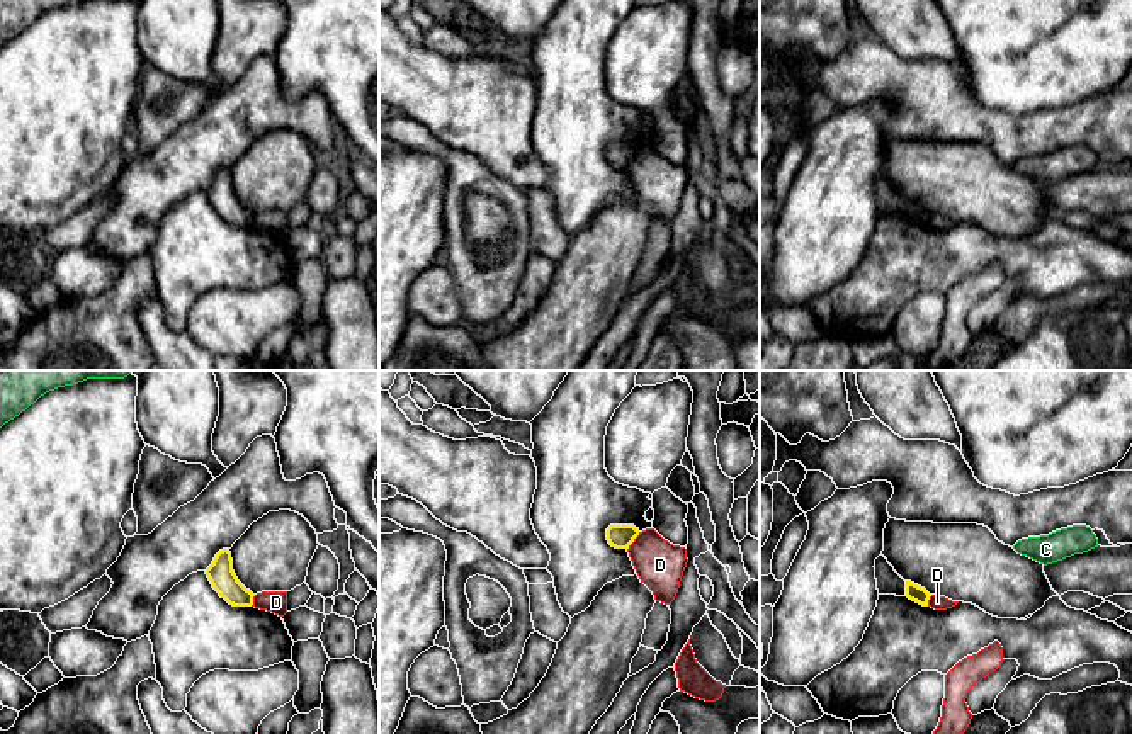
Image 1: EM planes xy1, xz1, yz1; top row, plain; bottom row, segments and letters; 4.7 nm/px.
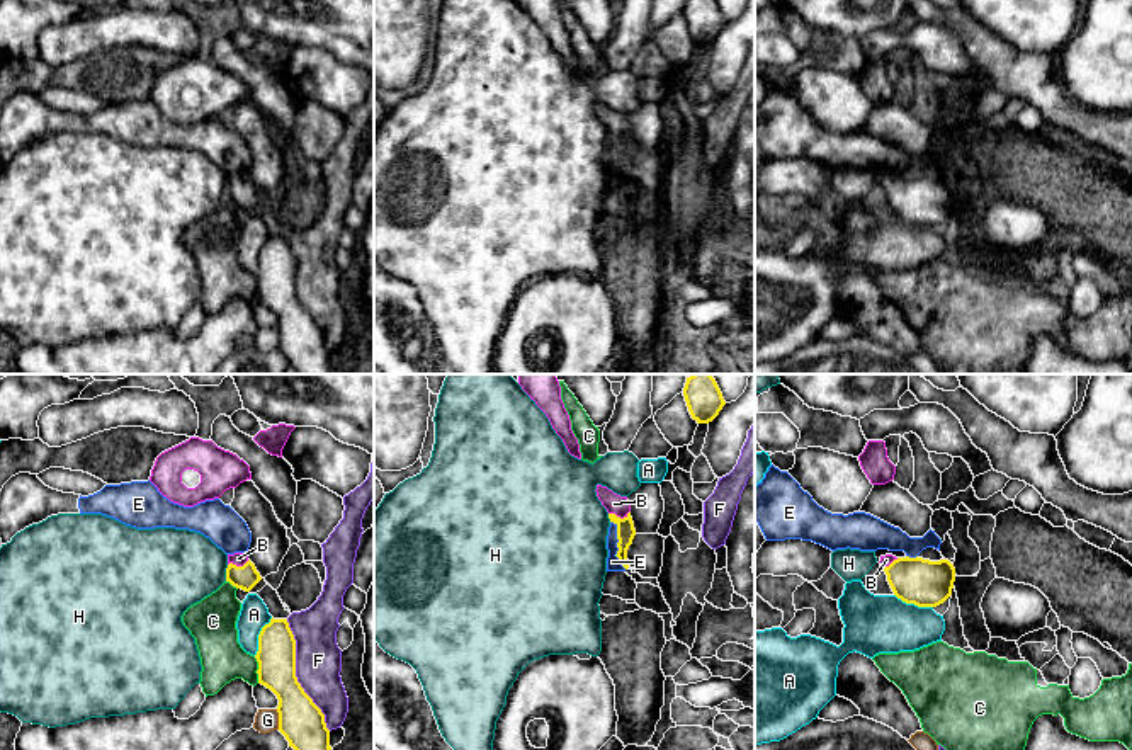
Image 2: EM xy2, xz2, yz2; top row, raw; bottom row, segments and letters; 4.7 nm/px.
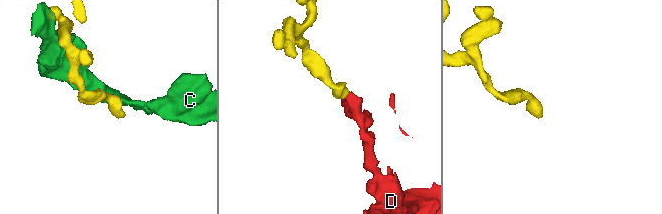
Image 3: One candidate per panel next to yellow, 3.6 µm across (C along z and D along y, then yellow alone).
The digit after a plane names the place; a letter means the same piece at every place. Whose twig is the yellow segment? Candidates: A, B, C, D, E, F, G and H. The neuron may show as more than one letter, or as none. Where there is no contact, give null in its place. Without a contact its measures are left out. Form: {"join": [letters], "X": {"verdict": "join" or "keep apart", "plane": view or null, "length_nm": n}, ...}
{"join": ["B"], "A": {"verdict": "keep apart", "plane": "xy2", "length_nm": 200}, "B": {"verdict": "join", "plane": "xz2", "length_nm": 110}, "C": {"verdict": "keep apart", "plane": "xy2", "length_nm": 130}, "D": {"verdict": "keep apart", "plane": "xz1", "length_nm": 110}, "E": {"verdict": "keep apart", "plane": "xz2", "length_nm": 240}, "F": {"verdict": "keep apart", "plane": "xy2", "length_nm": 550}, "G": {"verdict": "keep apart", "plane": "xy2", "length_nm": 100}, "H": {"verdict": "keep apart", "plane": "xy2", "length_nm": 80}}

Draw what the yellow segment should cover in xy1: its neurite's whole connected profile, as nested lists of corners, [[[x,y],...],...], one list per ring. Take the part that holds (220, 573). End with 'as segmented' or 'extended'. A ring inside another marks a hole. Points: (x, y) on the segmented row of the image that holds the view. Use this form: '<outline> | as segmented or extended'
[[[229,549],[216,554],[212,564],[206,569],[212,588],[233,607],[252,607],[253,593],[246,590],[233,571],[233,559]]] | as segmented

